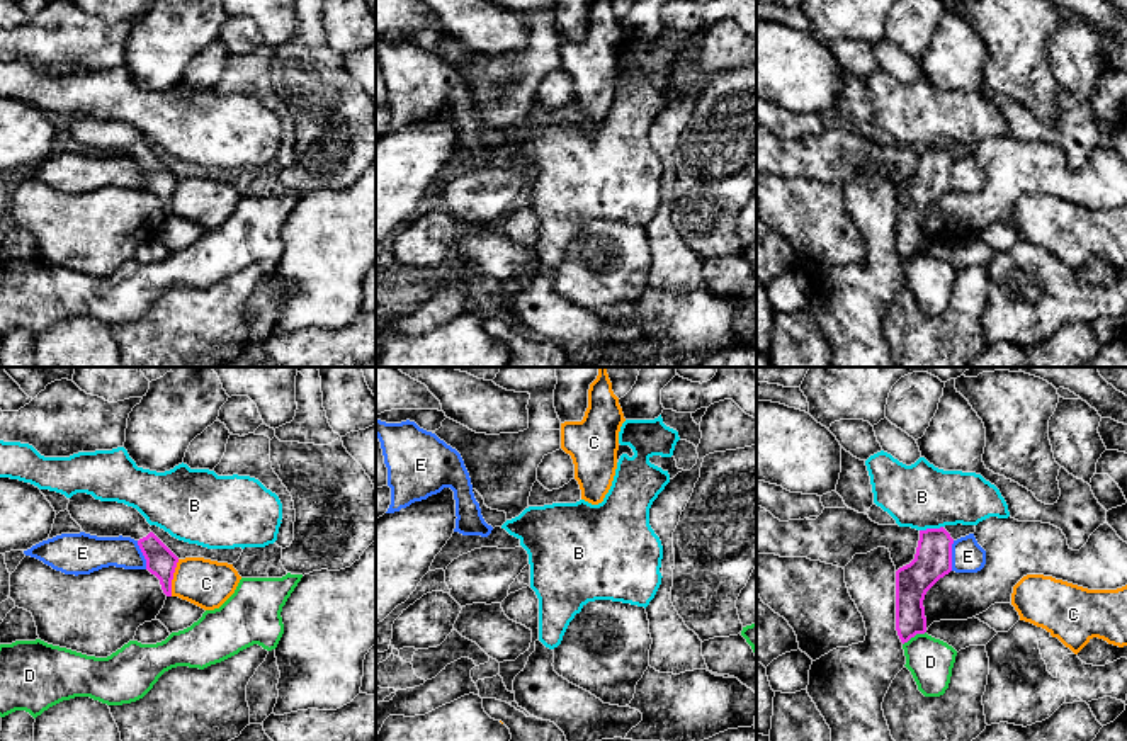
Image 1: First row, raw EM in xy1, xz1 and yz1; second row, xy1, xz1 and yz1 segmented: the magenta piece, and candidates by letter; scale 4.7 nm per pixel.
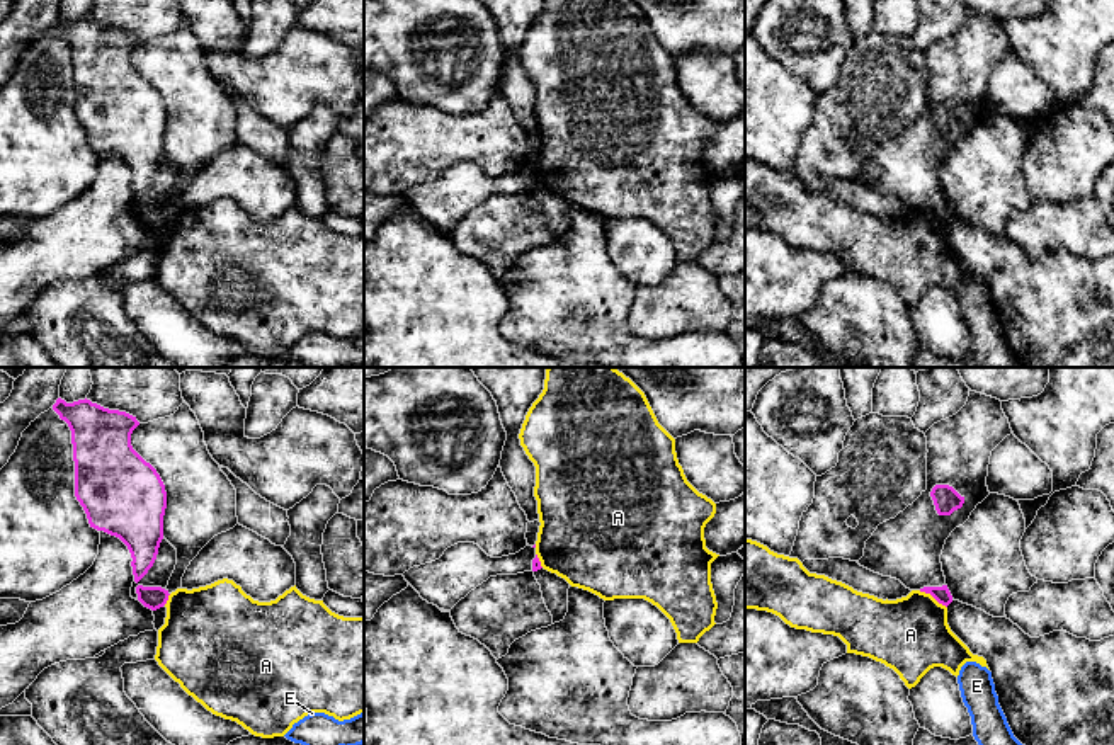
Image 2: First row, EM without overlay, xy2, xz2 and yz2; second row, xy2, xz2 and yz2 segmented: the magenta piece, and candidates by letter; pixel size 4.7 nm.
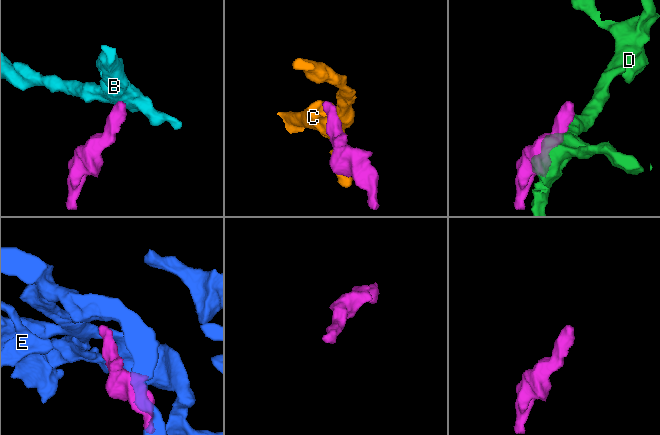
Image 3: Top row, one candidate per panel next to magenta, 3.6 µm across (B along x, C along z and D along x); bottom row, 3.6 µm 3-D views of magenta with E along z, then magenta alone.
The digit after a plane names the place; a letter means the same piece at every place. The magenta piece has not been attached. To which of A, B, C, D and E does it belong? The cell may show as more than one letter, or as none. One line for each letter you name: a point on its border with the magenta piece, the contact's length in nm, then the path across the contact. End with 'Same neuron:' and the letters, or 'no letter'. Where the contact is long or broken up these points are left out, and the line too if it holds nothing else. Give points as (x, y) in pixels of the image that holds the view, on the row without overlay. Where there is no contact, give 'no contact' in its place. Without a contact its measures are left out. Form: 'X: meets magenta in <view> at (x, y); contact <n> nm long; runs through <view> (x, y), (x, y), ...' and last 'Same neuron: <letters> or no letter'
Same neuron: no letter

